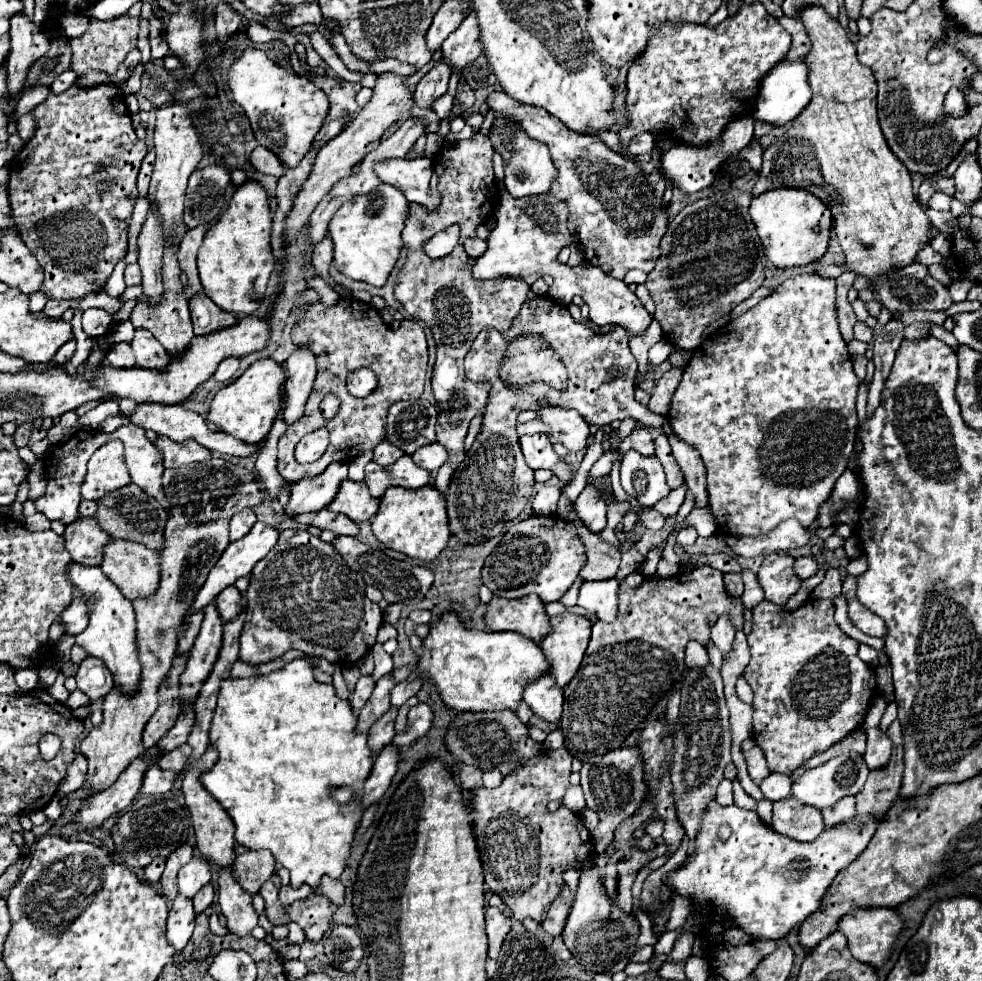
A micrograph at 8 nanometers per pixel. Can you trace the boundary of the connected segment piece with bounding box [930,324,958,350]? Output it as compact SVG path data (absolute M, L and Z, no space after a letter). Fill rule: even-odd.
M932 324L930 326L930 334L934 336L934 338L938 338L938 340L942 340L944 344L948 344L952 350L956 350L958 348L958 342L956 342L956 338L944 328L944 326L936 326L936 324Z

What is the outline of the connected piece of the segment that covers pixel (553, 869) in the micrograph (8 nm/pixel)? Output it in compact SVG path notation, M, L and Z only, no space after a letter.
M566 748L546 750L544 754L534 758L530 764L508 774L498 788L474 790L472 822L474 822L476 840L478 840L480 860L484 866L486 888L504 900L504 904L512 912L512 918L516 918L516 920L532 918L536 922L542 922L546 918L548 906L552 904L552 900L558 896L558 892L566 884L562 878L564 872L570 868L588 870L594 860L592 858L592 838L590 838L590 832L584 826L582 818L564 804L560 804L560 808L554 812L548 810L548 804L552 800L562 802L562 798L568 790L570 764L572 764L572 756L568 754Z

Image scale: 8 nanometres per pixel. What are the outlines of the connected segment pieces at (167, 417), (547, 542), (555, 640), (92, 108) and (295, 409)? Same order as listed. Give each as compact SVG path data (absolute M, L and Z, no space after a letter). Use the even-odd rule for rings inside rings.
M148 402L148 404L140 404L132 414L130 414L130 420L132 424L144 428L144 430L154 430L156 434L164 434L168 436L170 440L176 440L176 442L184 442L188 438L194 438L198 444L202 444L204 448L208 450L218 450L222 454L230 454L230 456L250 456L254 454L260 444L246 444L242 440L236 440L224 432L212 432L208 430L204 418L192 410L186 410L182 404L172 404L172 406L166 406L166 404L154 404L154 402Z
M530 516L514 524L486 558L482 582L496 598L522 598L534 592L542 602L556 602L572 586L584 562L584 546L570 520Z
M564 612L562 616L550 618L550 634L542 640L544 656L548 656L550 674L556 678L556 684L564 688L584 658L590 626L592 622L586 616Z
M74 84L62 94L50 92L30 114L36 124L34 136L8 166L8 196L16 228L44 268L40 292L50 300L74 300L92 292L102 292L114 266L126 254L126 232L138 196L136 176L146 156L146 144L136 138L126 98L114 84L98 84L92 88Z
M310 348L294 350L292 356L286 360L286 370L288 370L288 380L286 380L288 402L286 402L284 420L292 424L304 414L304 404L308 400L316 376L316 362Z

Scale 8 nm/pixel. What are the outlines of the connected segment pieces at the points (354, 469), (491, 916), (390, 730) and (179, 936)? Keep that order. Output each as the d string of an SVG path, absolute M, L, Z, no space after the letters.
M366 452L364 456L358 456L356 460L352 460L348 465L348 479L354 482L364 480L364 466L366 466L366 460L370 458L372 458L372 452Z
M488 908L486 910L486 934L488 934L488 940L490 940L488 958L492 958L492 960L498 958L502 940L508 932L510 932L510 918L498 908Z
M390 708L382 718L380 722L374 724L374 728L370 728L370 734L368 734L368 748L372 750L372 754L376 756L380 752L380 748L388 746L392 736L396 734L394 730L394 720L396 720L396 708Z
M178 896L172 904L172 910L168 914L168 926L166 926L166 940L176 948L182 950L194 930L194 908L192 900L186 896Z

